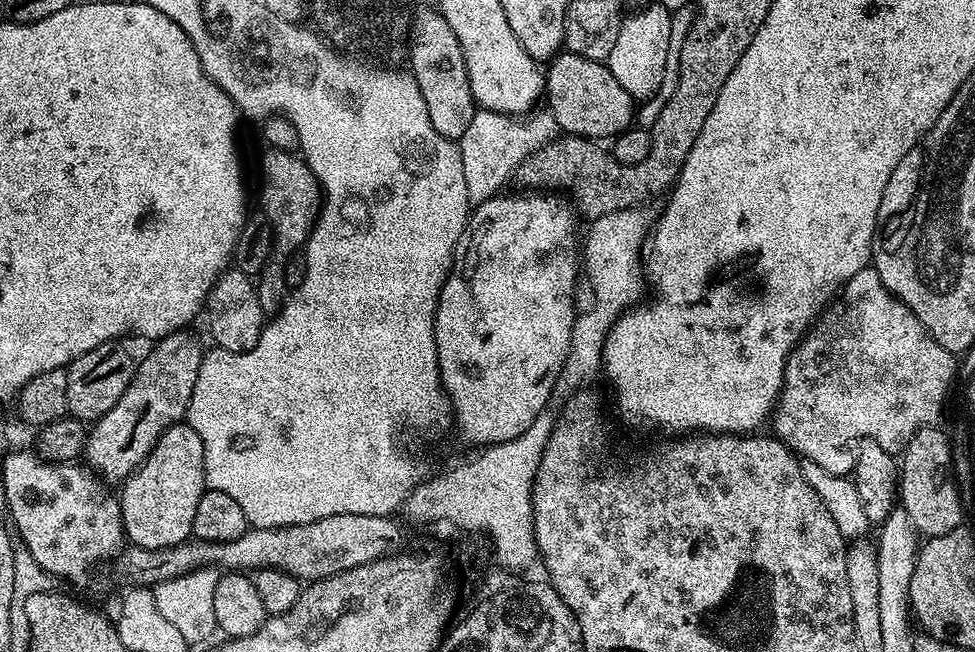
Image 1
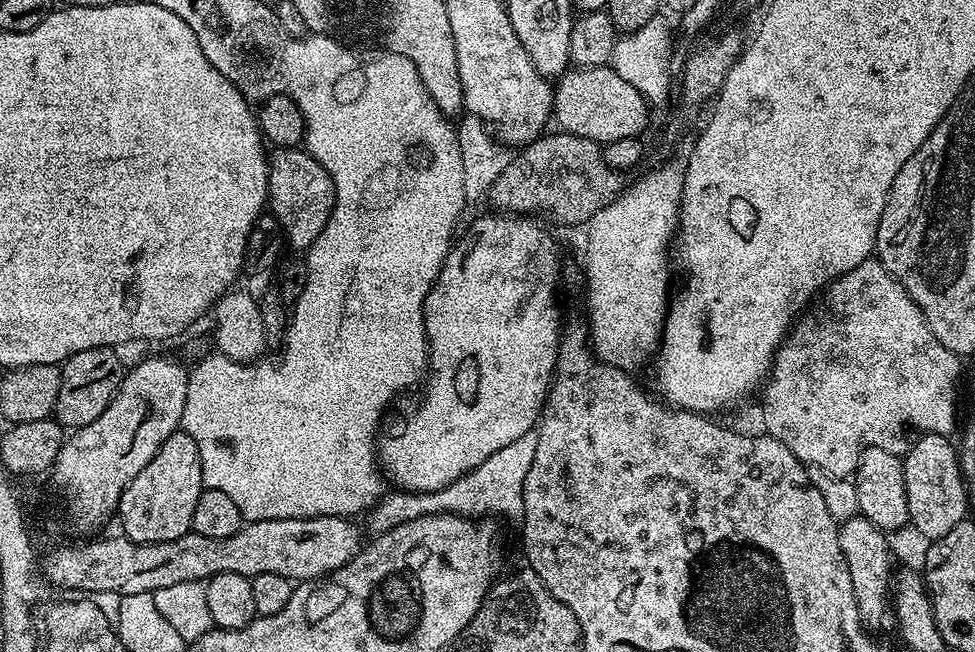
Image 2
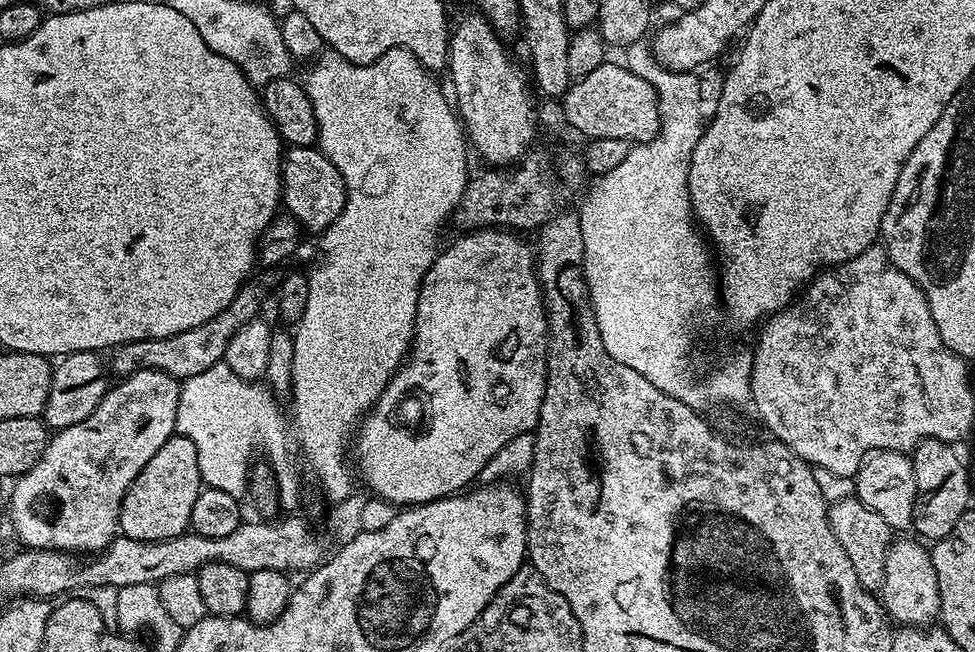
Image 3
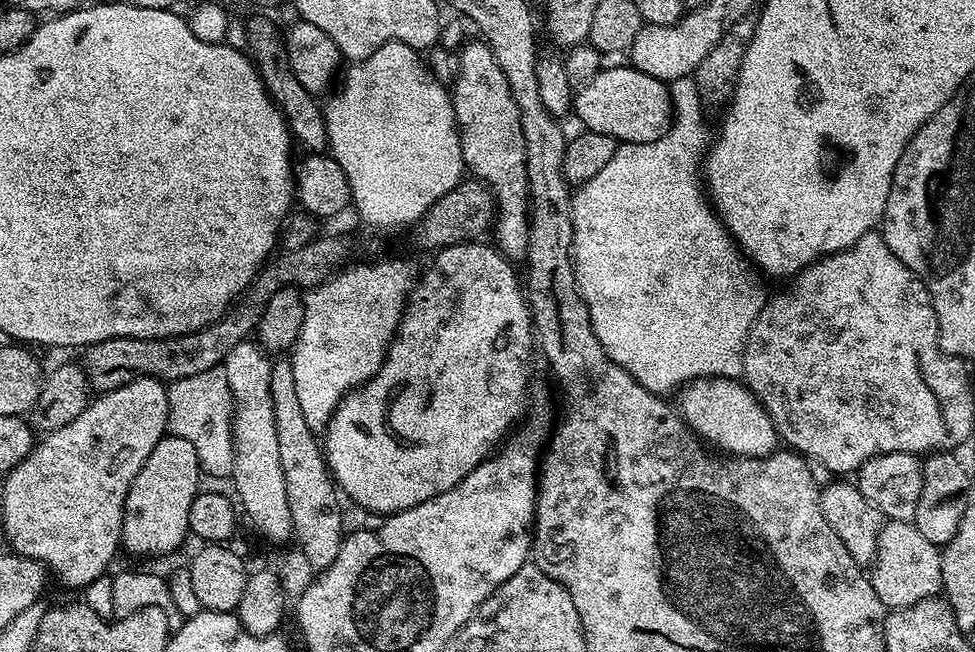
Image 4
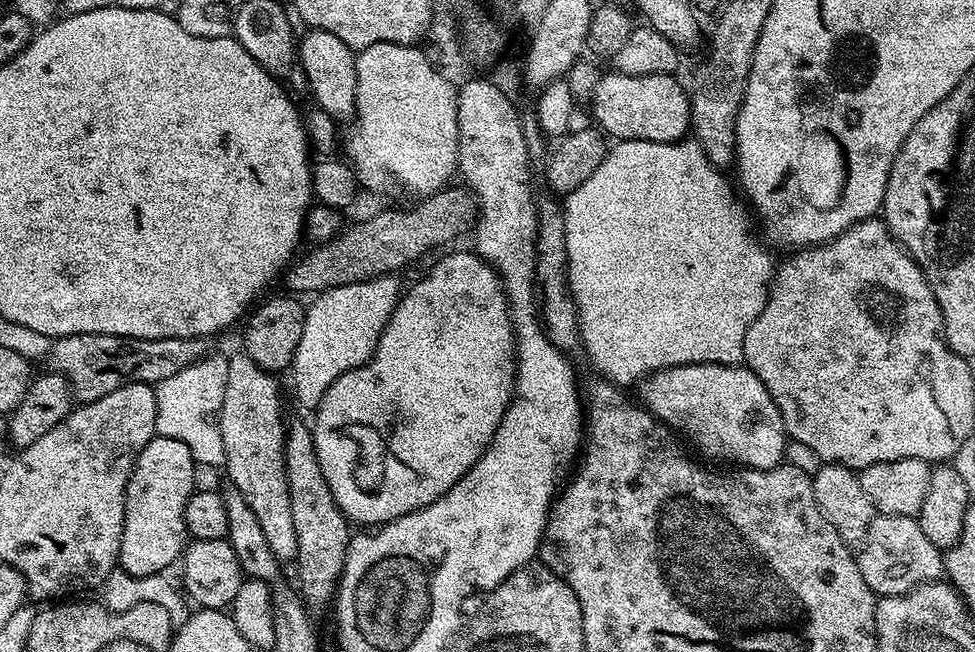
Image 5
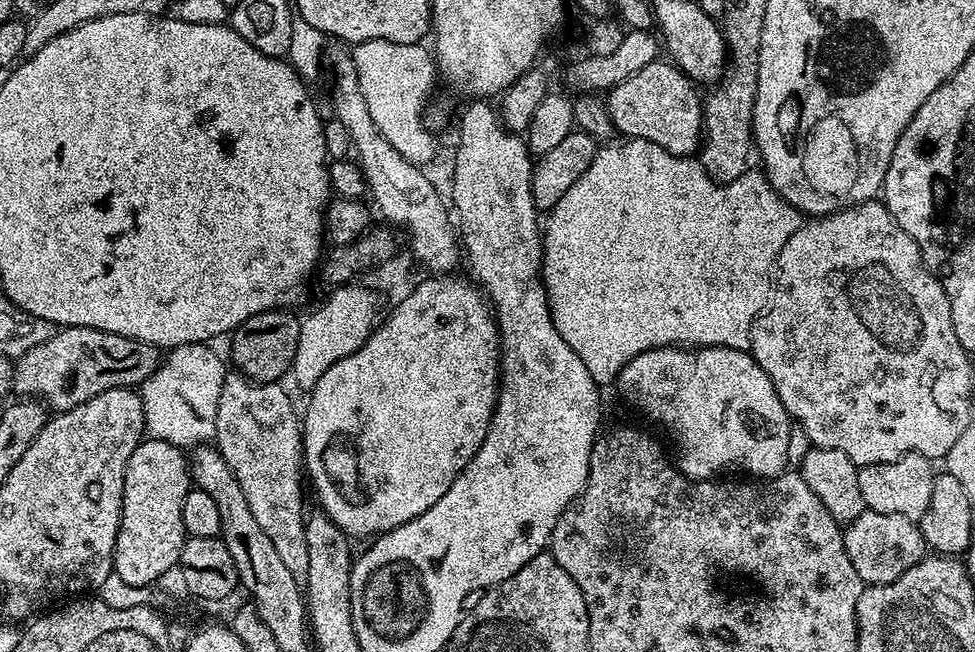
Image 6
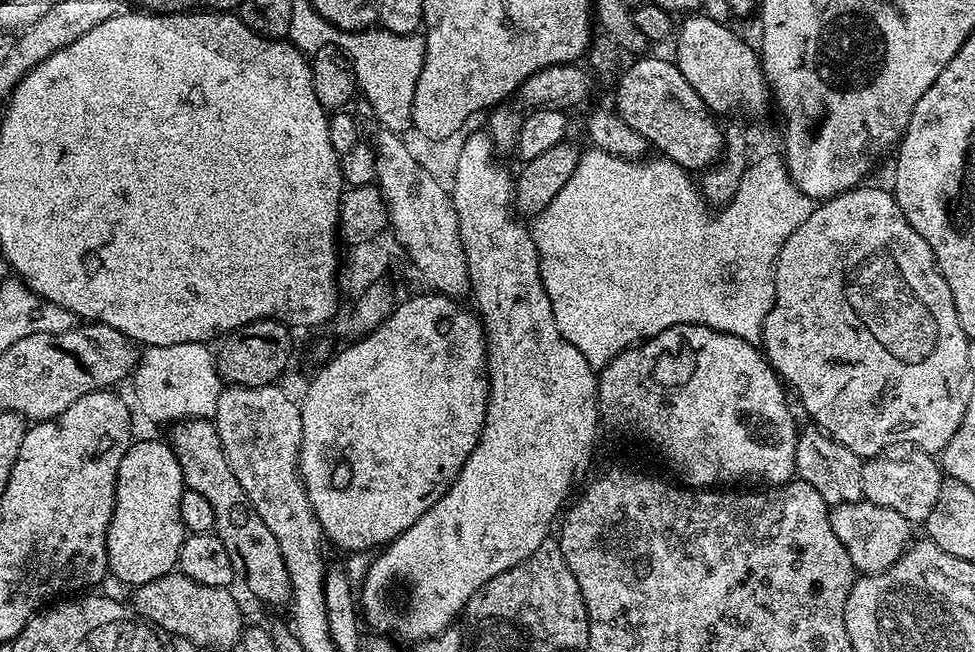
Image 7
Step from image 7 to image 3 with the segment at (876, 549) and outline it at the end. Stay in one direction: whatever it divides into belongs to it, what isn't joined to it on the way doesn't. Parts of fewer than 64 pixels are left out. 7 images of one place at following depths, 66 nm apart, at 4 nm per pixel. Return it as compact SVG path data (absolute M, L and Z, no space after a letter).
M908 538L893 539L892 545L888 547L886 574L878 596L883 603L885 613L897 625L928 626L940 614L938 574L934 574L934 562L932 561L931 551L919 539L904 539Z

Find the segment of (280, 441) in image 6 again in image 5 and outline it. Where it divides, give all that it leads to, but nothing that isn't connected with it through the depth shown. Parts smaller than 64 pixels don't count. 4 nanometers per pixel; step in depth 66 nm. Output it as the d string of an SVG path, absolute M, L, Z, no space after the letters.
M237 354L228 360L226 374L226 394L222 398L220 411L220 429L222 430L222 446L224 447L223 467L228 468L231 487L236 488L250 502L250 510L262 525L262 534L266 534L266 542L270 542L270 550L277 561L295 561L298 550L298 534L294 532L294 514L290 512L290 490L286 482L286 466L284 465L284 404L280 401L280 384L275 375L265 372L243 354Z

